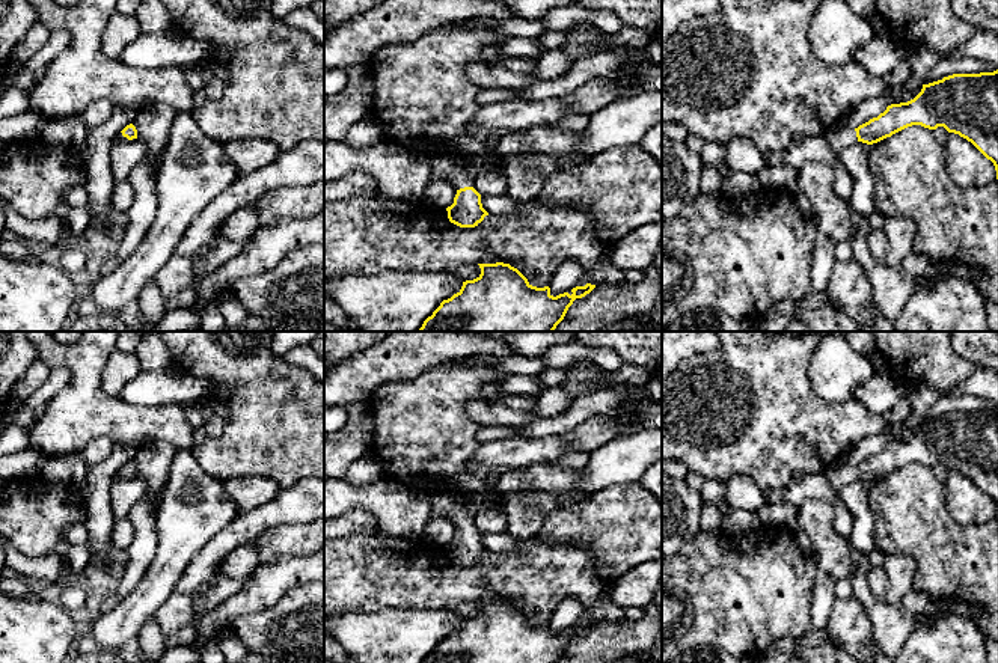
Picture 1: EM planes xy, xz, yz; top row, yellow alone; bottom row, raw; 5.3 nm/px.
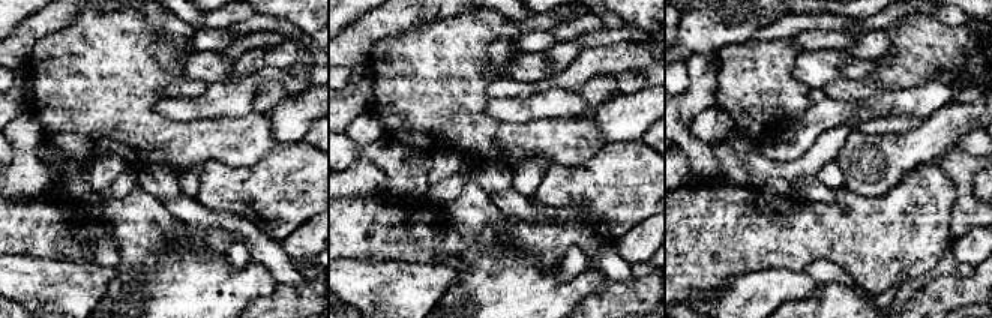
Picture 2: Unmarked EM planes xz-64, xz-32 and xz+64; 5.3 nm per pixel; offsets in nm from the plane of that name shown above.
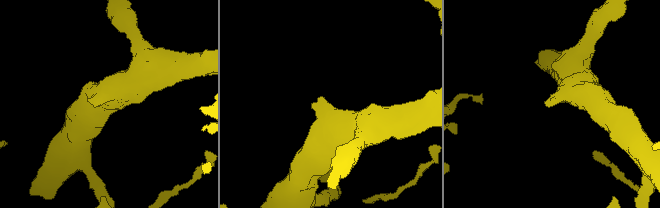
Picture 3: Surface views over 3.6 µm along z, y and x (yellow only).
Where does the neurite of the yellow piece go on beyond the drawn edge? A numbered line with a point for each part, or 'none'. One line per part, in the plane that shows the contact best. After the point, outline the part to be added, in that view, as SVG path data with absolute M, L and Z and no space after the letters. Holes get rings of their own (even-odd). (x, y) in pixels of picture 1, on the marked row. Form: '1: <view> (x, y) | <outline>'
1: xz (466, 169) | M493 130L482 155L457 157L455 167L446 178L446 182L452 184L457 190L472 187L481 169L490 163L488 157L494 152L505 133L508 133L508 130Z

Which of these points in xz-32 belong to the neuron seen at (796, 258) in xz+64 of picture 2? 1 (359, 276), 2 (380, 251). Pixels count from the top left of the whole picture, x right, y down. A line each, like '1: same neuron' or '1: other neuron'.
1: other neuron
2: same neuron

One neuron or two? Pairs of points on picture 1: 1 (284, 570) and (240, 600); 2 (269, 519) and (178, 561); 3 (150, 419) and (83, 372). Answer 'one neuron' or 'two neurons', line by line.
1: one neuron
2: two neurons
3: one neuron

